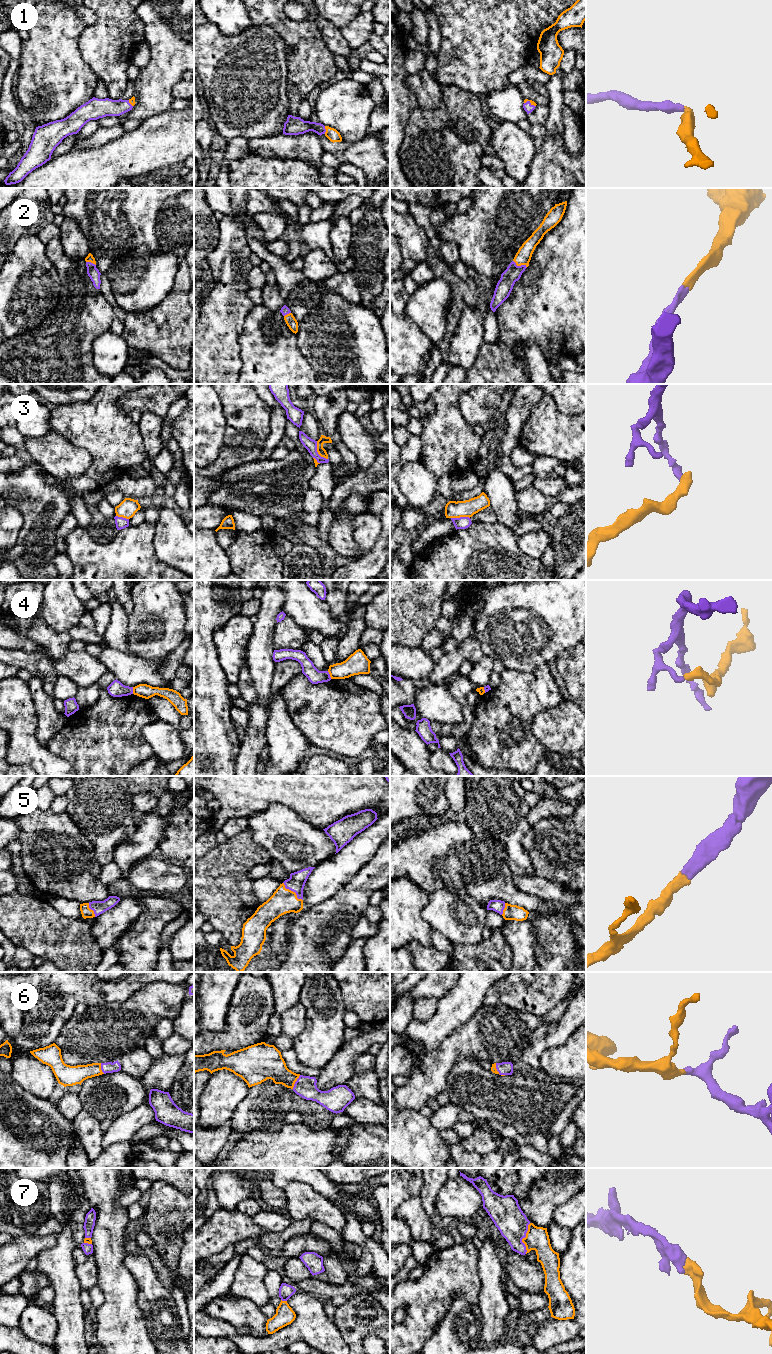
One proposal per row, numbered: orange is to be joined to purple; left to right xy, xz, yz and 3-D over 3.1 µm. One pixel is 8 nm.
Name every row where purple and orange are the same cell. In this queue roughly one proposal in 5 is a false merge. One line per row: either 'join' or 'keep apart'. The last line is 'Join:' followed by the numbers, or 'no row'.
1: join
2: join
3: keep apart
4: keep apart
5: join
6: join
7: join
Join: 1, 2, 5, 6, 7

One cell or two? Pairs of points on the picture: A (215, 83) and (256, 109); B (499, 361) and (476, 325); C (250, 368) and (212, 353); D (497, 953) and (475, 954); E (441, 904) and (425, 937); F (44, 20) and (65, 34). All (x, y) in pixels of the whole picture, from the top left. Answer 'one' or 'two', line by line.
A: one
B: two
C: two
D: one
E: two
F: one

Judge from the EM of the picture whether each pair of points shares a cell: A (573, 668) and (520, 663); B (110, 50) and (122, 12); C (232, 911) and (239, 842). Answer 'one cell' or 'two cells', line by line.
A: two cells
B: one cell
C: one cell

